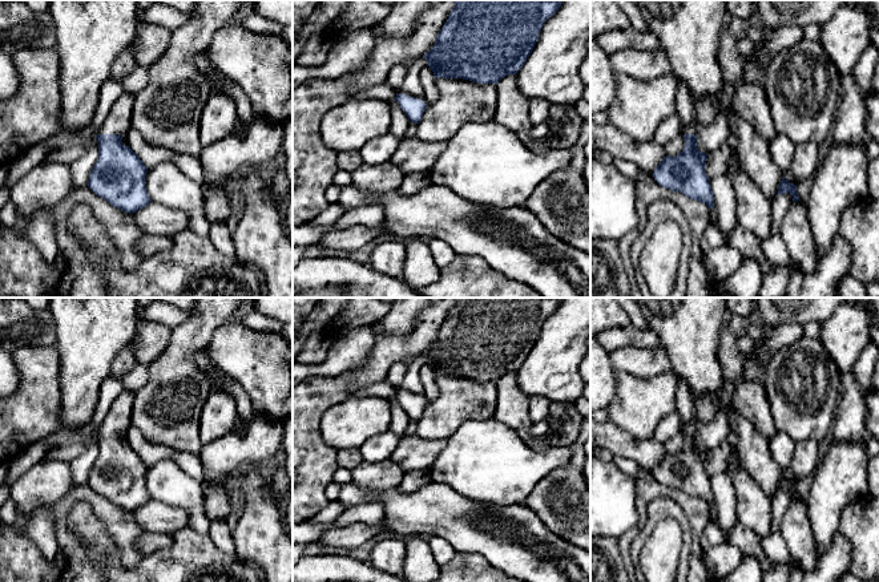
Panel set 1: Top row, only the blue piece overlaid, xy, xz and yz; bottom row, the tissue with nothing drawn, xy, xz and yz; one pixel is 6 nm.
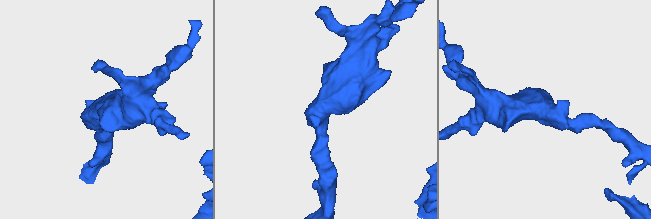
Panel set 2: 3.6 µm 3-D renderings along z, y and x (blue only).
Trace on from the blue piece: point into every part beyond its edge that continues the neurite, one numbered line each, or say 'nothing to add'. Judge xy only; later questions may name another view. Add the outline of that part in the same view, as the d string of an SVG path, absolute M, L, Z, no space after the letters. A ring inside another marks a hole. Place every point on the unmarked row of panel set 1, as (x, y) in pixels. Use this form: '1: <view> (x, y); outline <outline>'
1: xy (119, 417); outline M122 389L122 392L113 401L108 415L98 428L98 432L125 433L132 425L130 419L134 396L134 391Z

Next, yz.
1: yz (693, 425); outline M691 420L690 423L685 424L682 428L681 428L681 432L685 433L685 432L694 432L697 433L699 429L699 424L697 423L697 420Z

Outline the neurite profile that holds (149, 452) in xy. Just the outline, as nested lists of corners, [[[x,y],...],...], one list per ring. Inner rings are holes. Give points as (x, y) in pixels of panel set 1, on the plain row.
[[[133,425],[125,432],[128,444],[138,453],[148,466],[157,464],[161,460],[172,458],[180,468],[193,478],[203,480],[203,465],[199,454],[189,452],[176,452],[165,445],[149,442],[142,433]]]

